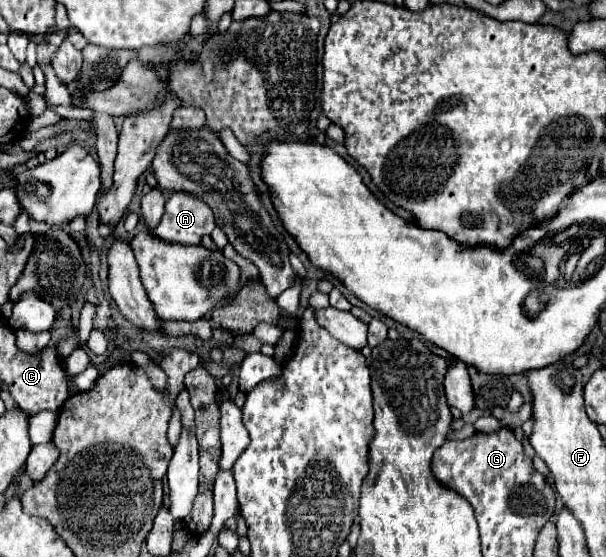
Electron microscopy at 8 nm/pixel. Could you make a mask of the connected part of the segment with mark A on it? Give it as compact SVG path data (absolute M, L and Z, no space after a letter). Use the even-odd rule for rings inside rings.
M177 190L167 200L165 214L151 234L167 244L201 244L201 236L215 228L213 210L197 194Z

